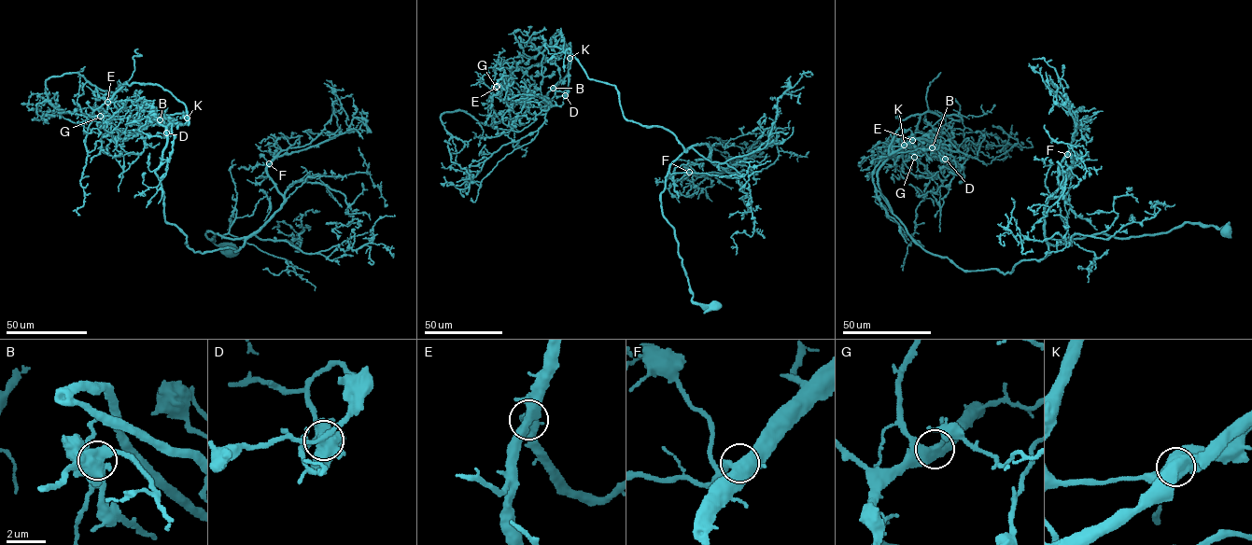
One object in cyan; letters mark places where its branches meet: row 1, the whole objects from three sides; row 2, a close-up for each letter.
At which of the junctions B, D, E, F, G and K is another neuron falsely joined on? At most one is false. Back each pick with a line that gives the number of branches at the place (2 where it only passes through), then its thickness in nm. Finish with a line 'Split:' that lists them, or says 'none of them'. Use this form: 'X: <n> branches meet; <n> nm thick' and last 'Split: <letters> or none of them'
K: 4 branches meet; 650 nm thick
Split: K

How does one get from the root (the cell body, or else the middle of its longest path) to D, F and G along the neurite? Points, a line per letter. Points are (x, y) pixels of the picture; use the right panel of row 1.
D: (1227, 231), (1096, 233), (1009, 273), (965, 271), (913, 239), (878, 181), (899, 151), (945, 159)
F: (1227, 231), (1186, 222), (1159, 234), (1096, 233), (1048, 243), (1046, 202), (1059, 188), (1059, 164), (1067, 154)
G: (1227, 231), (1096, 233), (1009, 273), (965, 271), (921, 246), (881, 193), (899, 115), (920, 116), (914, 157)

